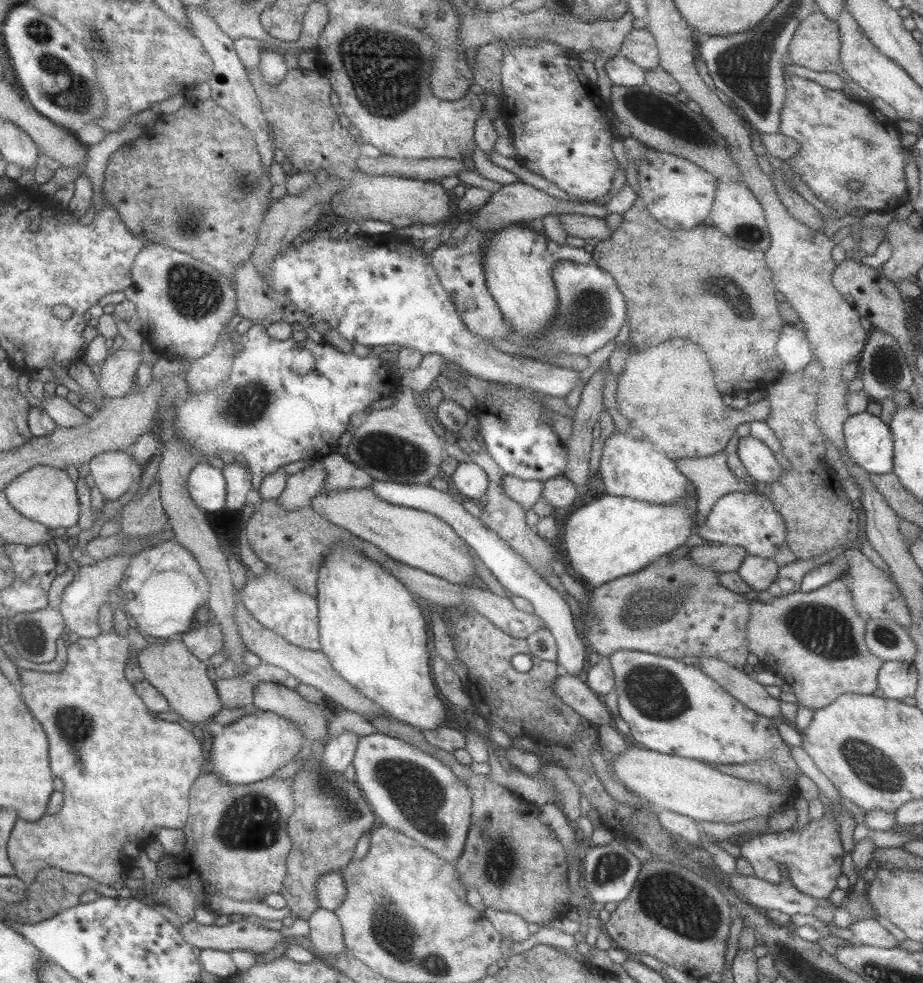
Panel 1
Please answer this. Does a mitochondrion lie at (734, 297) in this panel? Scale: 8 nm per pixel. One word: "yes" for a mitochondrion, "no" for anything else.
yes

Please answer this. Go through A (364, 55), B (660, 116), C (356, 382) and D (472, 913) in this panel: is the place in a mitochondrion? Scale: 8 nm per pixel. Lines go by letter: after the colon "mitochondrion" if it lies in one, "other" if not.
A: mitochondrion
B: mitochondrion
C: other
D: other

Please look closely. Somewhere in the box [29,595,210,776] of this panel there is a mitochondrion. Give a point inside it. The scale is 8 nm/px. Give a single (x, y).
(75, 726)

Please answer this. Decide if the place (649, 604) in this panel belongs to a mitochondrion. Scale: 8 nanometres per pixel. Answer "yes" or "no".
yes

